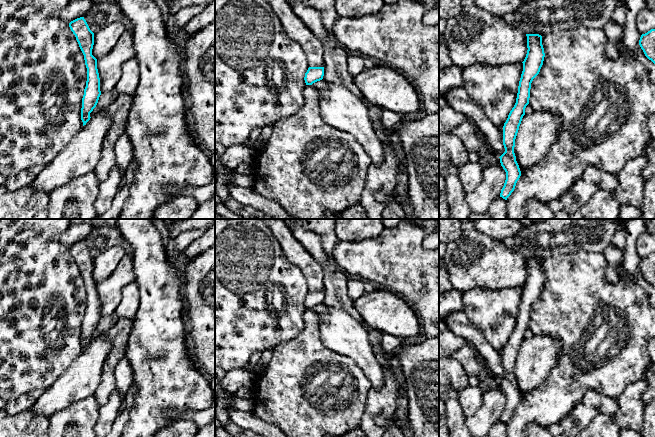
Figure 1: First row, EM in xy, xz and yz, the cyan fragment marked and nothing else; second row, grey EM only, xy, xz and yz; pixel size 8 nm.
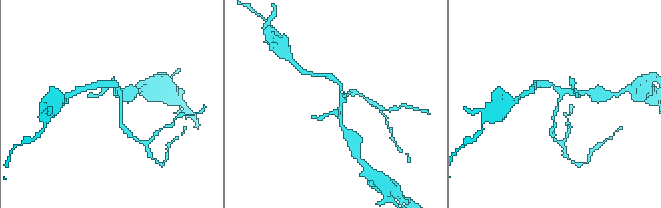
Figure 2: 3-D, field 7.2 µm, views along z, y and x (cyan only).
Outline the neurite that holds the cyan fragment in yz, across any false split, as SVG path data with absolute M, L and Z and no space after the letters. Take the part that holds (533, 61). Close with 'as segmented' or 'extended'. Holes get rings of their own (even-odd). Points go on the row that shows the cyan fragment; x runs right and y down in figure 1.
M526 34L526 36L528 50L522 62L523 71L519 81L516 103L503 126L503 145L505 152L499 157L501 166L506 172L506 180L500 193L500 197L505 200L514 191L516 183L521 176L521 171L514 153L515 139L522 118L525 115L525 108L529 104L531 83L539 74L545 57L542 36L539 34Z; as segmented

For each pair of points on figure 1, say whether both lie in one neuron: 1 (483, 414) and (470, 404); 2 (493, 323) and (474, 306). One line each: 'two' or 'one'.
1: two
2: one

